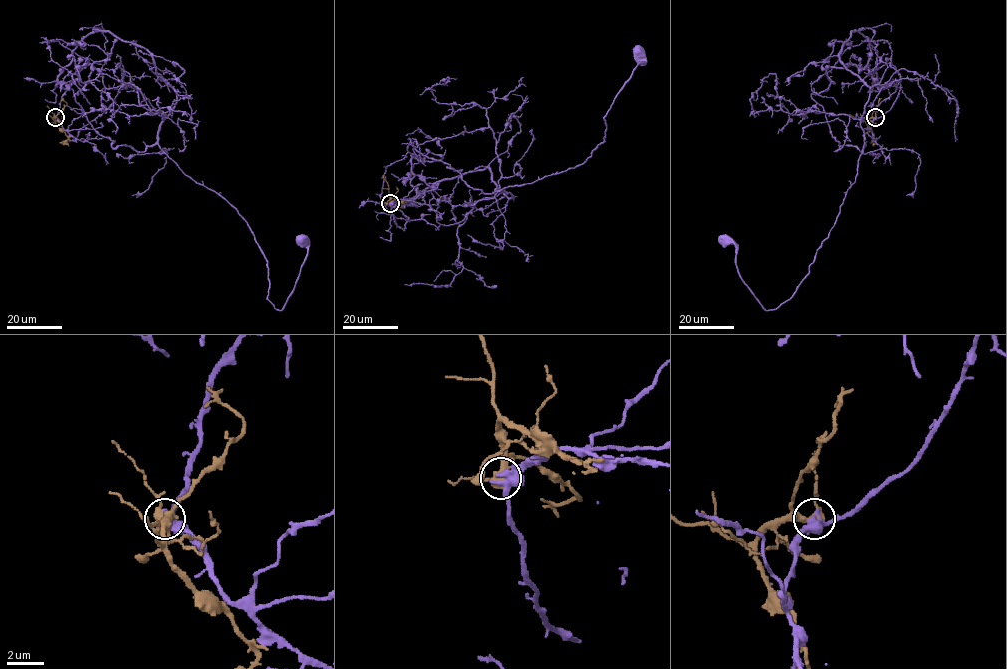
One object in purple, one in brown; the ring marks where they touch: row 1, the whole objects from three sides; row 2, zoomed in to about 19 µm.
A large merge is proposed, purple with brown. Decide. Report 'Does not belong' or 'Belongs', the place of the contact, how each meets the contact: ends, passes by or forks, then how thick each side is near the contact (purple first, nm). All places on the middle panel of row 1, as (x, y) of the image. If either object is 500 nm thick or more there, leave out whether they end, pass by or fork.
Does not belong. Place: (390, 203). At the ring purple passes by. At the ring brown passes by. Thickness 400 nm (purple) against 440 nm

